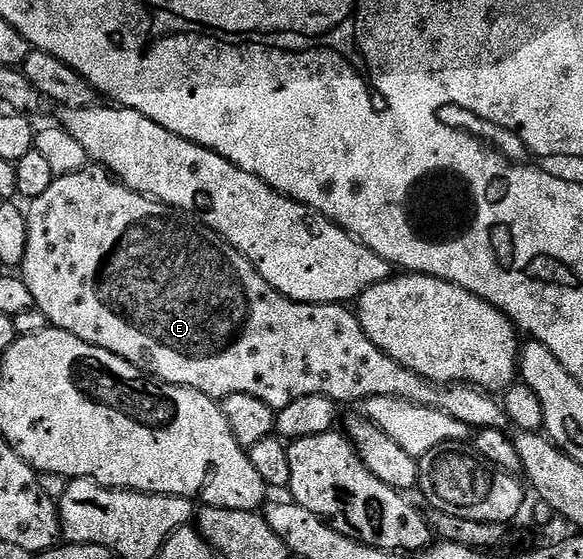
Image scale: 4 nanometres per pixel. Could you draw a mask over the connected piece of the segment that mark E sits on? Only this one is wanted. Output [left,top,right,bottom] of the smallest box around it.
[19,165,506,429]

